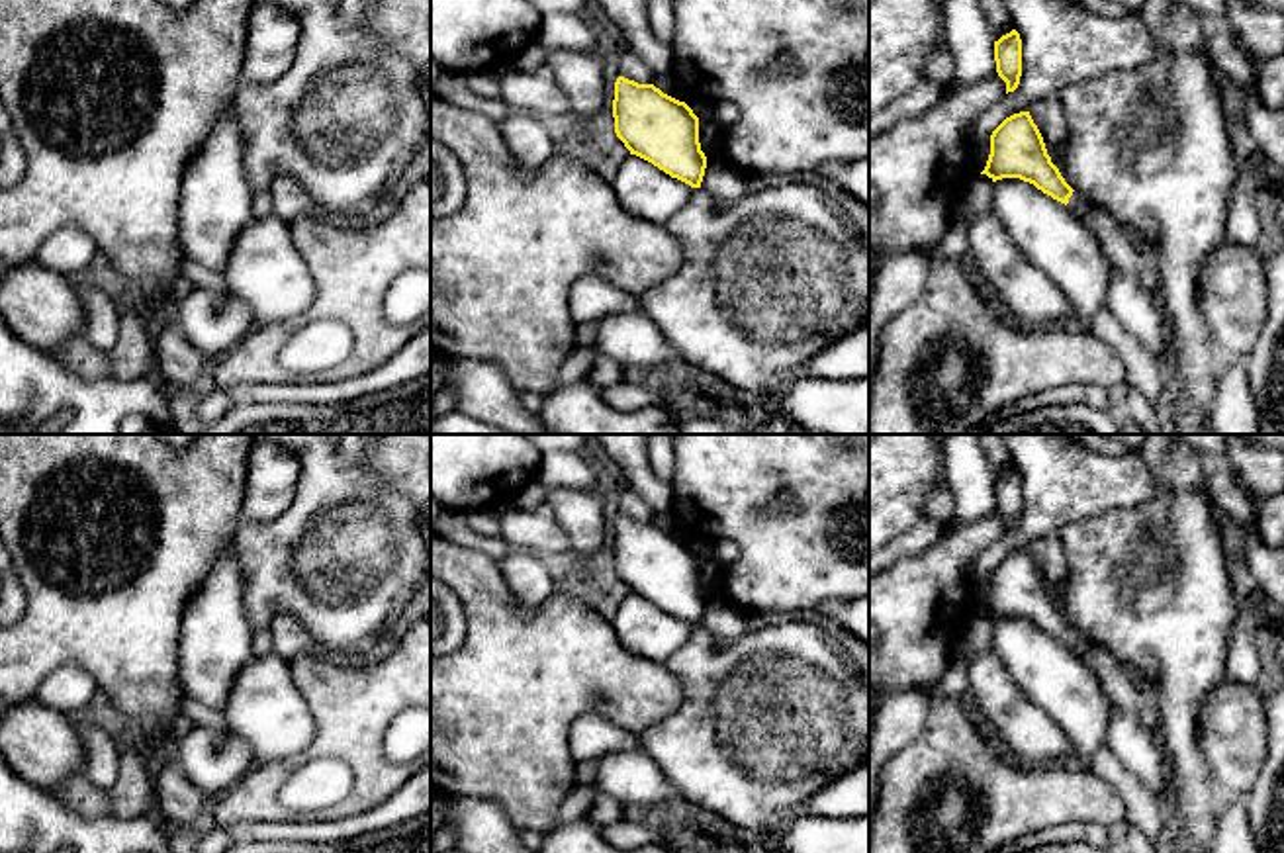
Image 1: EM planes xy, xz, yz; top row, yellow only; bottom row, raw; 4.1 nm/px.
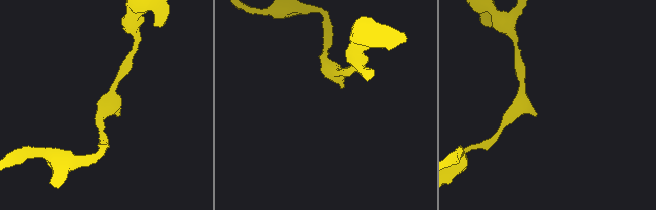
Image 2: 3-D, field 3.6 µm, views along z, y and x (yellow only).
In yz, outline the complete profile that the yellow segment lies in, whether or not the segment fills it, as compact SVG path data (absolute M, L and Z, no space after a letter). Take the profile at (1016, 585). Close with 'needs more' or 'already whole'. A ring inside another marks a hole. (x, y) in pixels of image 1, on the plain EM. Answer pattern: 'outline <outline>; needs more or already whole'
outline M1030 550L1006 556L990 573L990 593L981 612L992 620L1020 616L1043 632L1069 644L1078 655L1092 650L1094 642L1075 630L1047 593L1043 575Z; needs more

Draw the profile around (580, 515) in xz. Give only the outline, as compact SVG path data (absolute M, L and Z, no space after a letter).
M546 487L544 503L554 509L554 520L568 534L575 552L589 556L605 546L607 520L603 499L597 493Z

